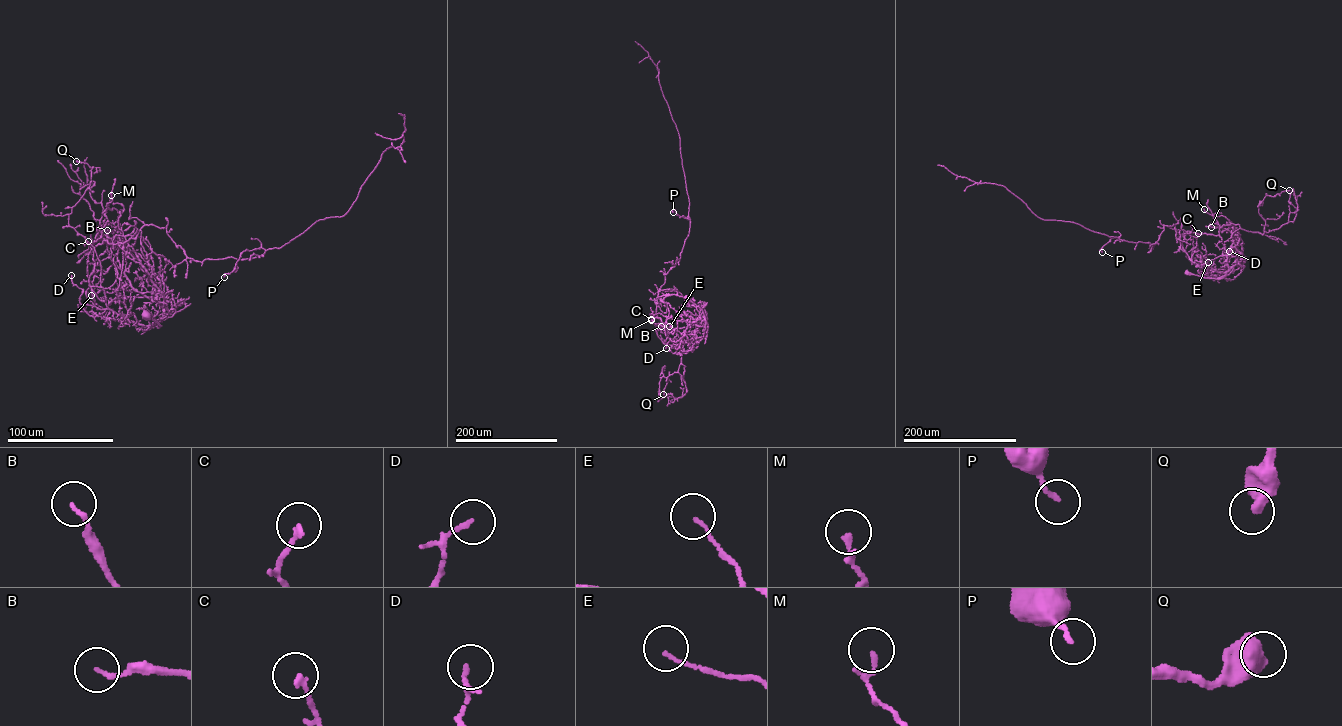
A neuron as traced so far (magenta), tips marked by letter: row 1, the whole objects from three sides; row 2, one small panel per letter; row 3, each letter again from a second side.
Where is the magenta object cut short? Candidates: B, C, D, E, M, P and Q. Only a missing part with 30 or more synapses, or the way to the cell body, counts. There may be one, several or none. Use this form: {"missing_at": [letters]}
{"missing_at": []}

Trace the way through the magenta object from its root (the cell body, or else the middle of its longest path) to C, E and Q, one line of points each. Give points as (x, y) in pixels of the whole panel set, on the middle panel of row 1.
C: (686, 297), (702, 310), (707, 324), (700, 320), (677, 321), (659, 313), (651, 320)
E: (686, 297), (702, 310), (707, 326), (694, 324), (688, 328), (670, 328), (655, 317), (669, 326)
Q: (686, 297), (707, 326), (670, 329), (682, 350), (677, 371), (665, 377), (662, 368), (663, 394)

